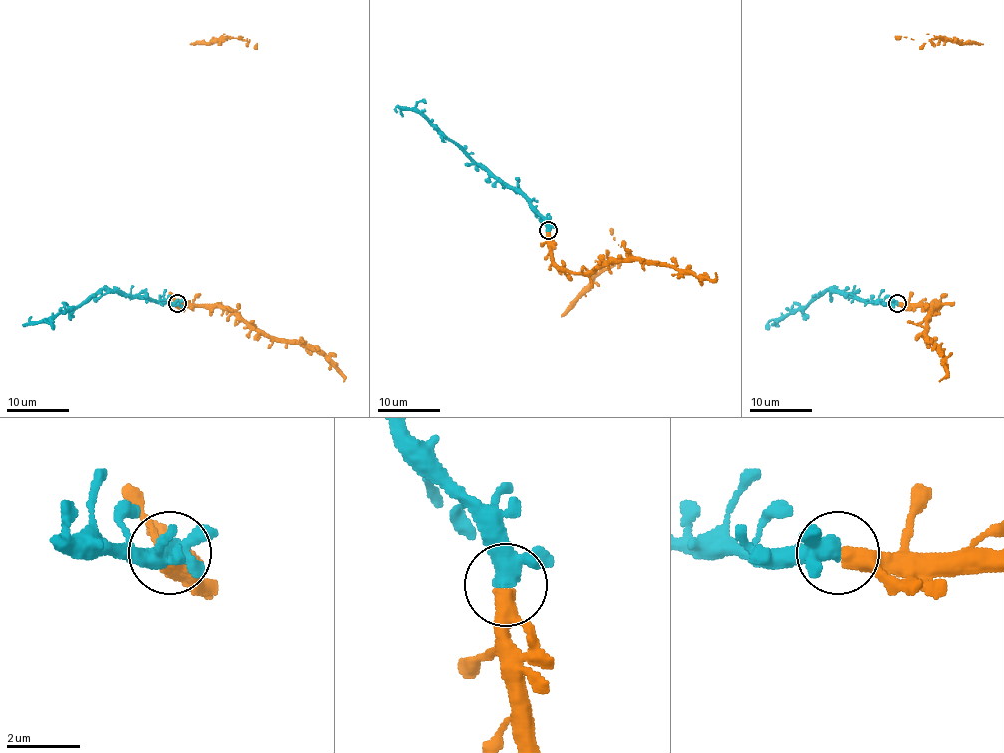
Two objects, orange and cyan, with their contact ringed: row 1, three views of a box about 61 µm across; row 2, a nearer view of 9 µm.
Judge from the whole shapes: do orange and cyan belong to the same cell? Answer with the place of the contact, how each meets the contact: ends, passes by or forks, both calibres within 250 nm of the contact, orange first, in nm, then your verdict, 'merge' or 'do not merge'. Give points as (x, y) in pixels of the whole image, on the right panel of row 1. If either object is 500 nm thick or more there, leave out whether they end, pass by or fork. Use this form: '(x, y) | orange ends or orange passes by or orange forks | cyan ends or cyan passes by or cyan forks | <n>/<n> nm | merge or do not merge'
(897, 303) | orange passes by | cyan forks | 360/340 nm | merge

